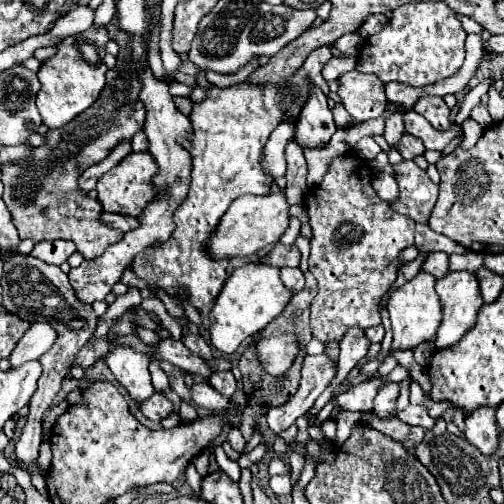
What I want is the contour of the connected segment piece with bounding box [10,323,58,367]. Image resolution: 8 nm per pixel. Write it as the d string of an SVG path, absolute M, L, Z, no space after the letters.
M32 323L26 335L20 339L20 343L16 345L16 349L10 355L12 367L22 365L30 359L38 359L42 353L46 353L54 345L56 337L58 333L54 331L50 323Z

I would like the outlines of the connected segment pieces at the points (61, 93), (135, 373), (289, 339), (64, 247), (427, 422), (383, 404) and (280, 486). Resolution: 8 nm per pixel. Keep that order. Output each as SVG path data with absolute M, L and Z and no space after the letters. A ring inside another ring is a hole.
M88 29L80 35L68 37L58 45L58 53L42 63L38 77L40 77L40 91L36 95L36 105L42 117L42 123L48 129L60 129L76 115L86 111L102 93L106 85L106 63L104 63L104 41L108 41L106 29Z
M118 347L116 351L108 353L104 361L108 363L116 381L128 391L128 395L136 403L146 401L154 393L150 371L148 371L148 365L150 365L148 355L138 353L130 347Z
M292 333L264 337L256 343L256 357L264 371L272 377L280 377L290 369L298 355L298 339Z
M58 239L58 241L40 241L40 243L36 243L34 249L30 251L30 255L44 261L44 263L48 263L48 265L58 265L60 267L74 251L76 249L74 249L72 241Z
M408 405L406 409L402 409L398 415L396 415L402 423L406 423L406 425L410 425L410 427L422 427L422 429L426 429L426 431L432 431L432 427L434 427L434 419L432 417L428 417L428 413L426 413L426 407L420 407L420 405Z
M388 383L388 385L384 385L384 387L378 391L376 399L374 399L374 409L372 409L372 413L378 415L380 419L390 419L390 417L394 417L394 415L396 415L394 411L396 411L398 391L400 391L398 383Z
M274 475L274 477L270 479L270 489L272 489L276 495L290 495L290 491L292 491L290 475Z

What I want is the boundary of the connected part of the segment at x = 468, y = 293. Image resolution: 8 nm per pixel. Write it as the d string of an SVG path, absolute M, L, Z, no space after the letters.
M452 271L436 281L436 293L442 301L444 319L436 335L436 349L454 345L472 329L478 309L484 305L478 277L474 271Z

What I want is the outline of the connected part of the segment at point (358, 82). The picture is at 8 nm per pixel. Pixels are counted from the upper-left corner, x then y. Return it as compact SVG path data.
M350 71L338 77L338 97L356 121L380 117L386 107L384 83L378 77Z

